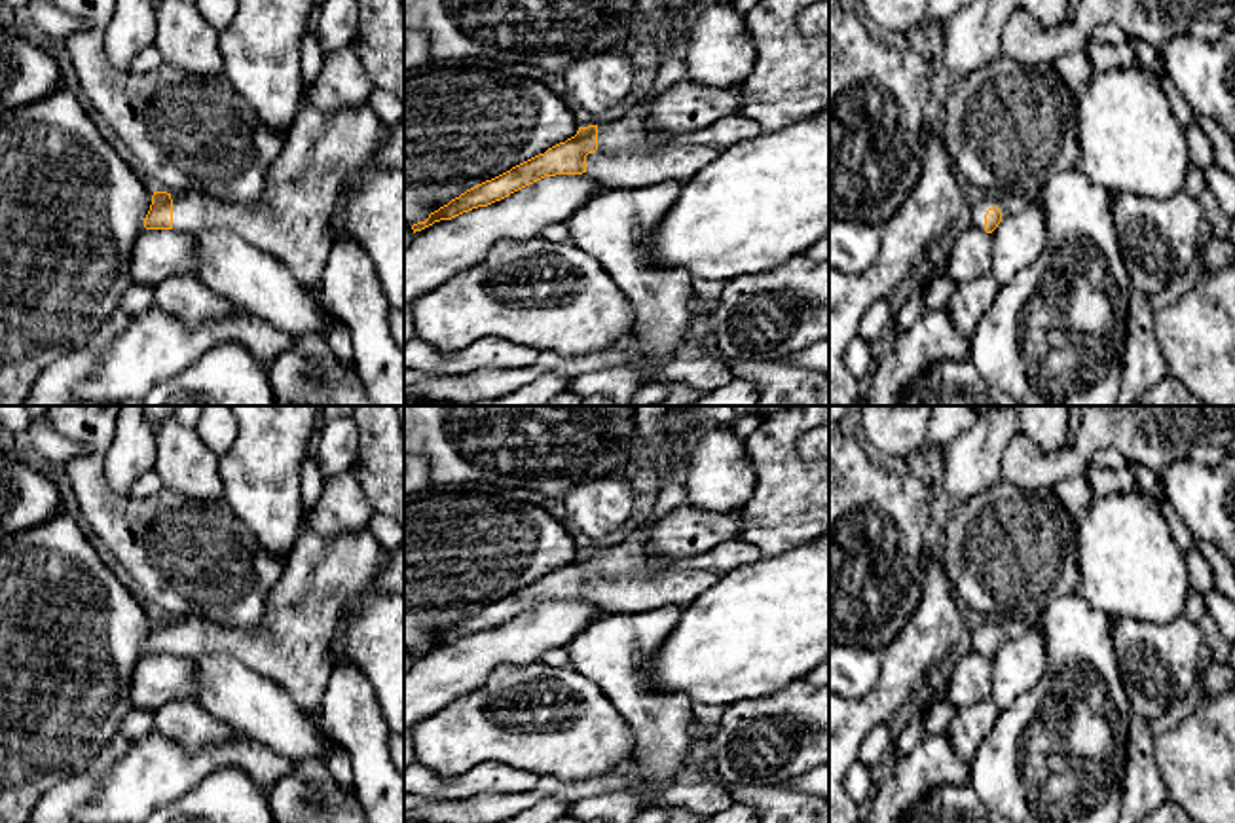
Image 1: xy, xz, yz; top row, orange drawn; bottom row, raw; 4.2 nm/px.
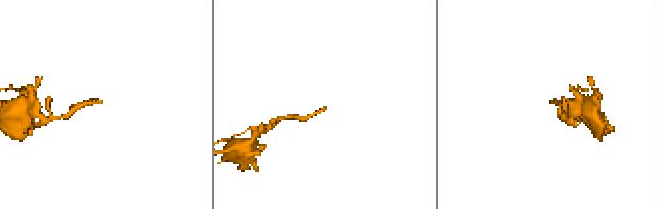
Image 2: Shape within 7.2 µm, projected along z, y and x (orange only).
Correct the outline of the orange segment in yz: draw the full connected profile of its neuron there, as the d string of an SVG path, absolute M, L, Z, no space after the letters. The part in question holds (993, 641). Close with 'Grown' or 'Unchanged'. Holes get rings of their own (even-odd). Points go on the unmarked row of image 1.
M1004 616L975 618L971 631L971 647L975 652L992 658L998 649L1009 641L1023 637L1030 628L1030 622Z. Grown

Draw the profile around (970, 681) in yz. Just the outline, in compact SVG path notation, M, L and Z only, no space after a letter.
M971 650L958 660L952 673L945 677L945 702L952 707L968 707L992 696L992 660Z

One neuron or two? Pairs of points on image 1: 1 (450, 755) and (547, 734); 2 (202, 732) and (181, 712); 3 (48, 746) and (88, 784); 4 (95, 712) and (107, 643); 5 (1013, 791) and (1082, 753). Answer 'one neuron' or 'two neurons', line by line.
1: one neuron
2: one neuron
3: two neurons
4: one neuron
5: one neuron

